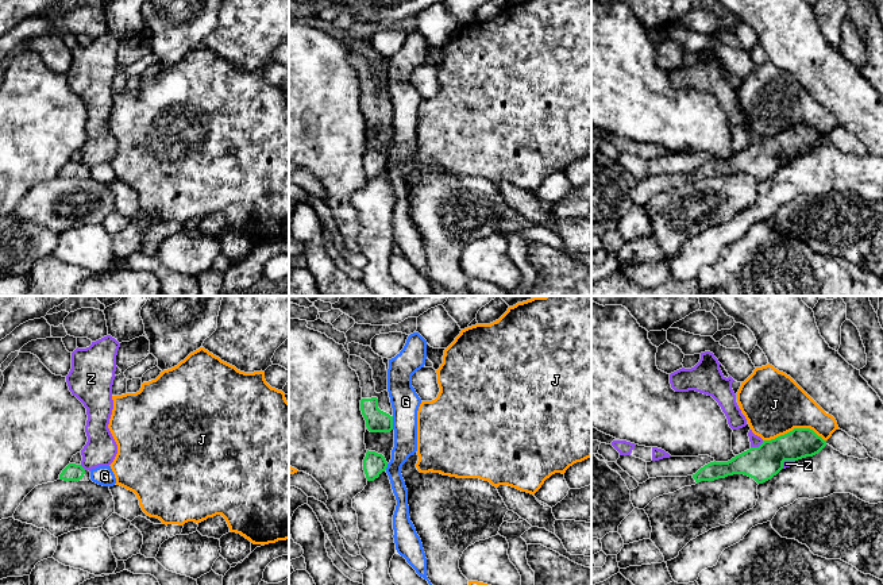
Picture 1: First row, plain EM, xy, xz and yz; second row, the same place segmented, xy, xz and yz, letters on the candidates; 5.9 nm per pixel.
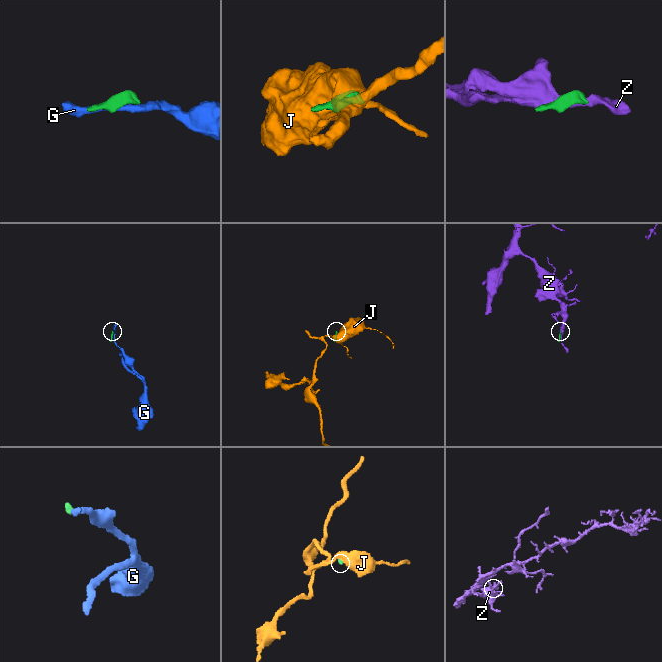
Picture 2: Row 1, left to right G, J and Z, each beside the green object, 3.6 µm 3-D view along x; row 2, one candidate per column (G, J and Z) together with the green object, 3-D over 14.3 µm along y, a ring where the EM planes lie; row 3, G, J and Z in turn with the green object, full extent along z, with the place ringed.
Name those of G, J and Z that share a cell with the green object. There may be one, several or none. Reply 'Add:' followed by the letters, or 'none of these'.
Add: none of these

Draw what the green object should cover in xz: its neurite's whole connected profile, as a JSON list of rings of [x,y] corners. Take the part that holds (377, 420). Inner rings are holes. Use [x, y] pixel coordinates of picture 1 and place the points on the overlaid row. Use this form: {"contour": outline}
{"contour": [[[350,355],[348,363],[350,367],[356,372],[360,381],[360,411],[366,420],[367,430],[370,432],[390,432],[393,430],[393,408],[389,392],[375,392],[373,369],[365,359]]]}

